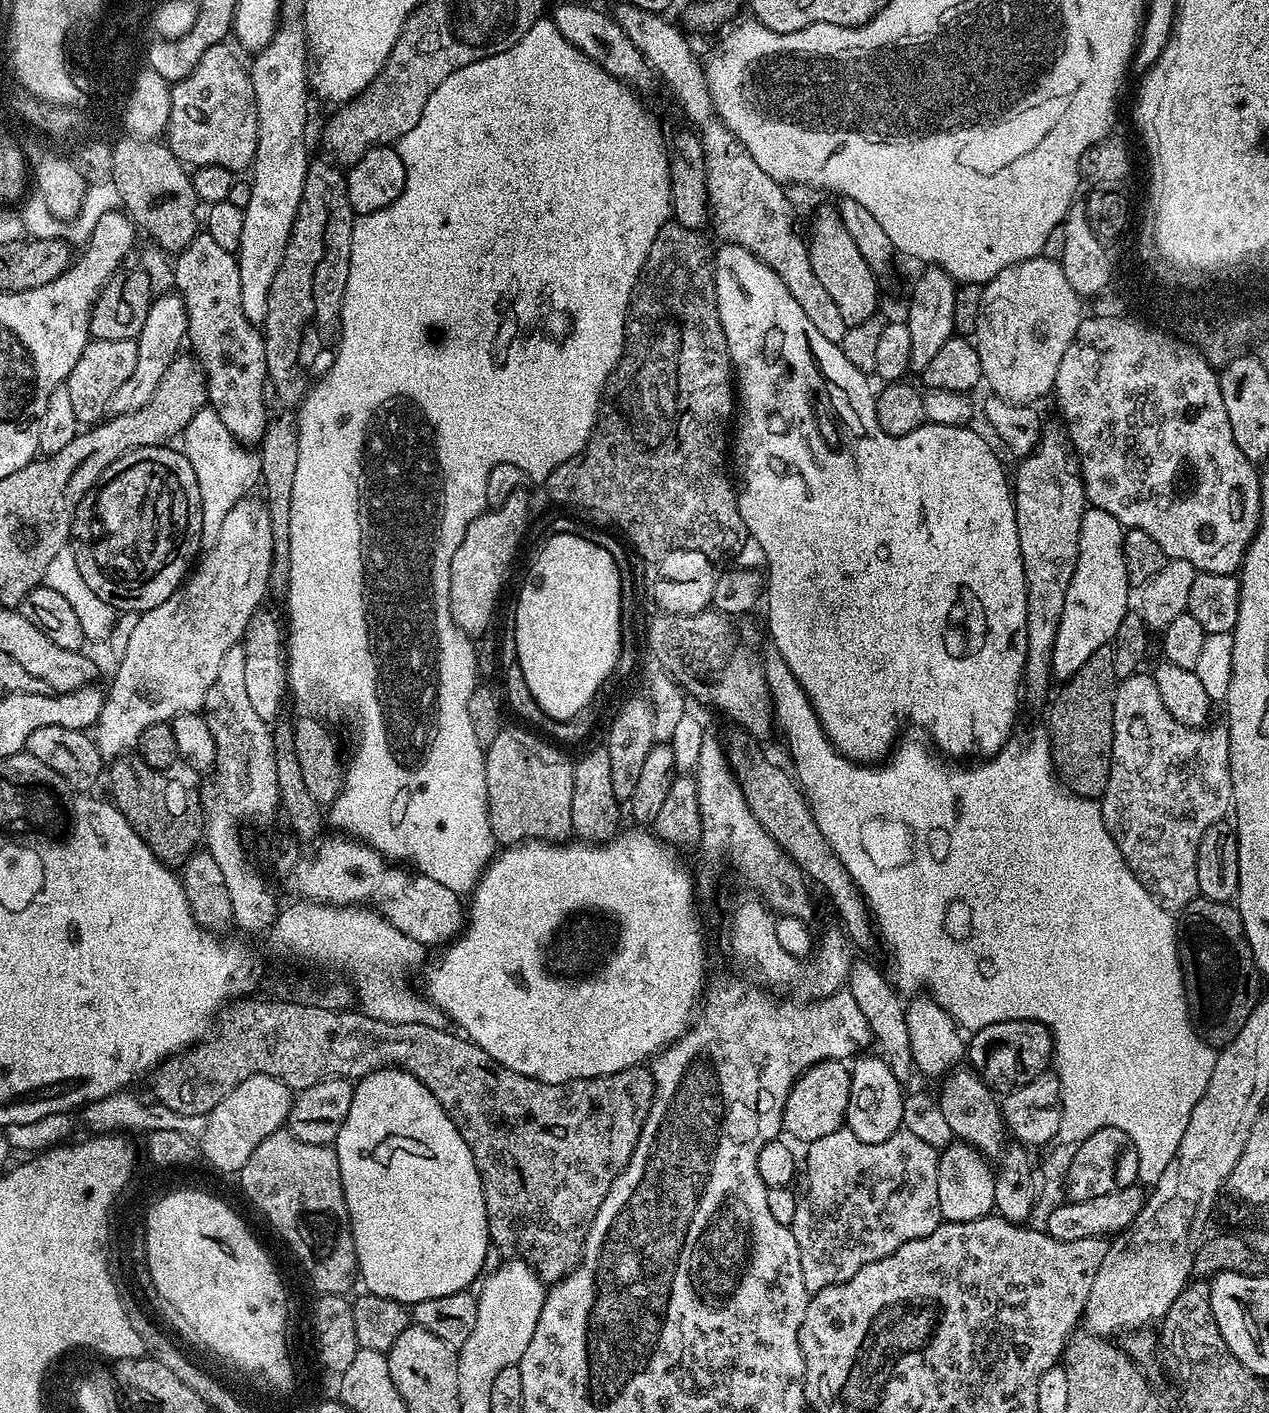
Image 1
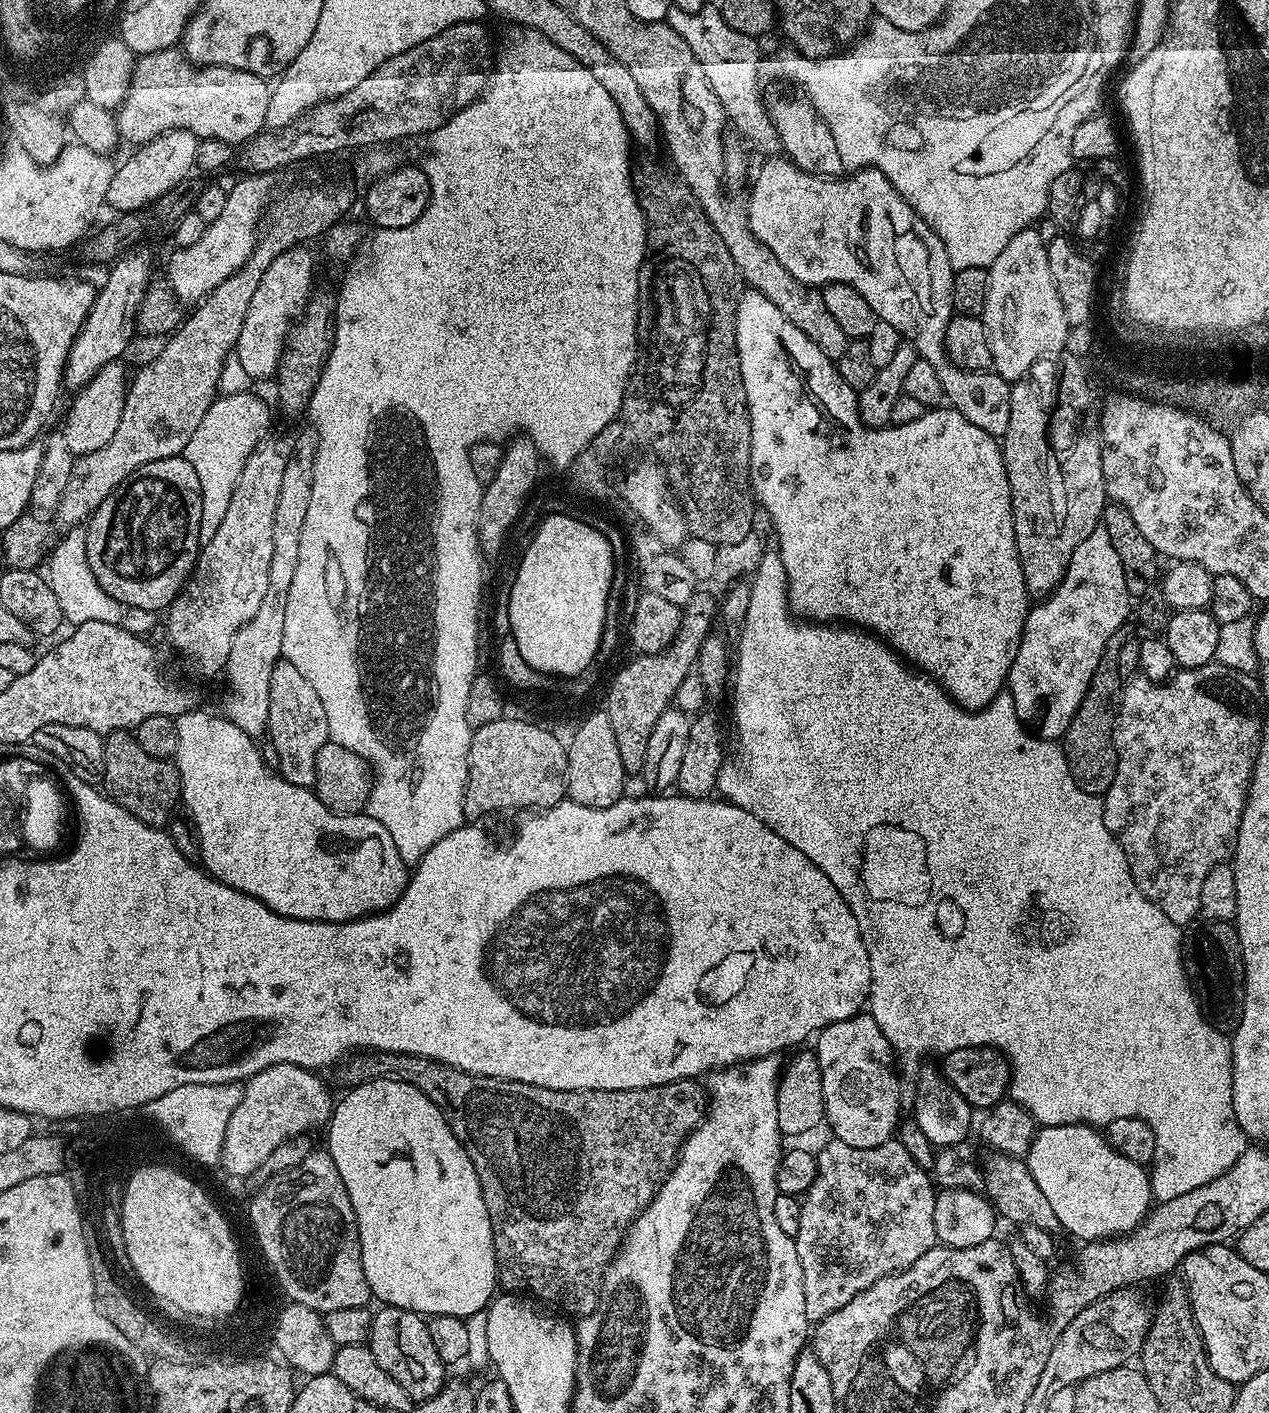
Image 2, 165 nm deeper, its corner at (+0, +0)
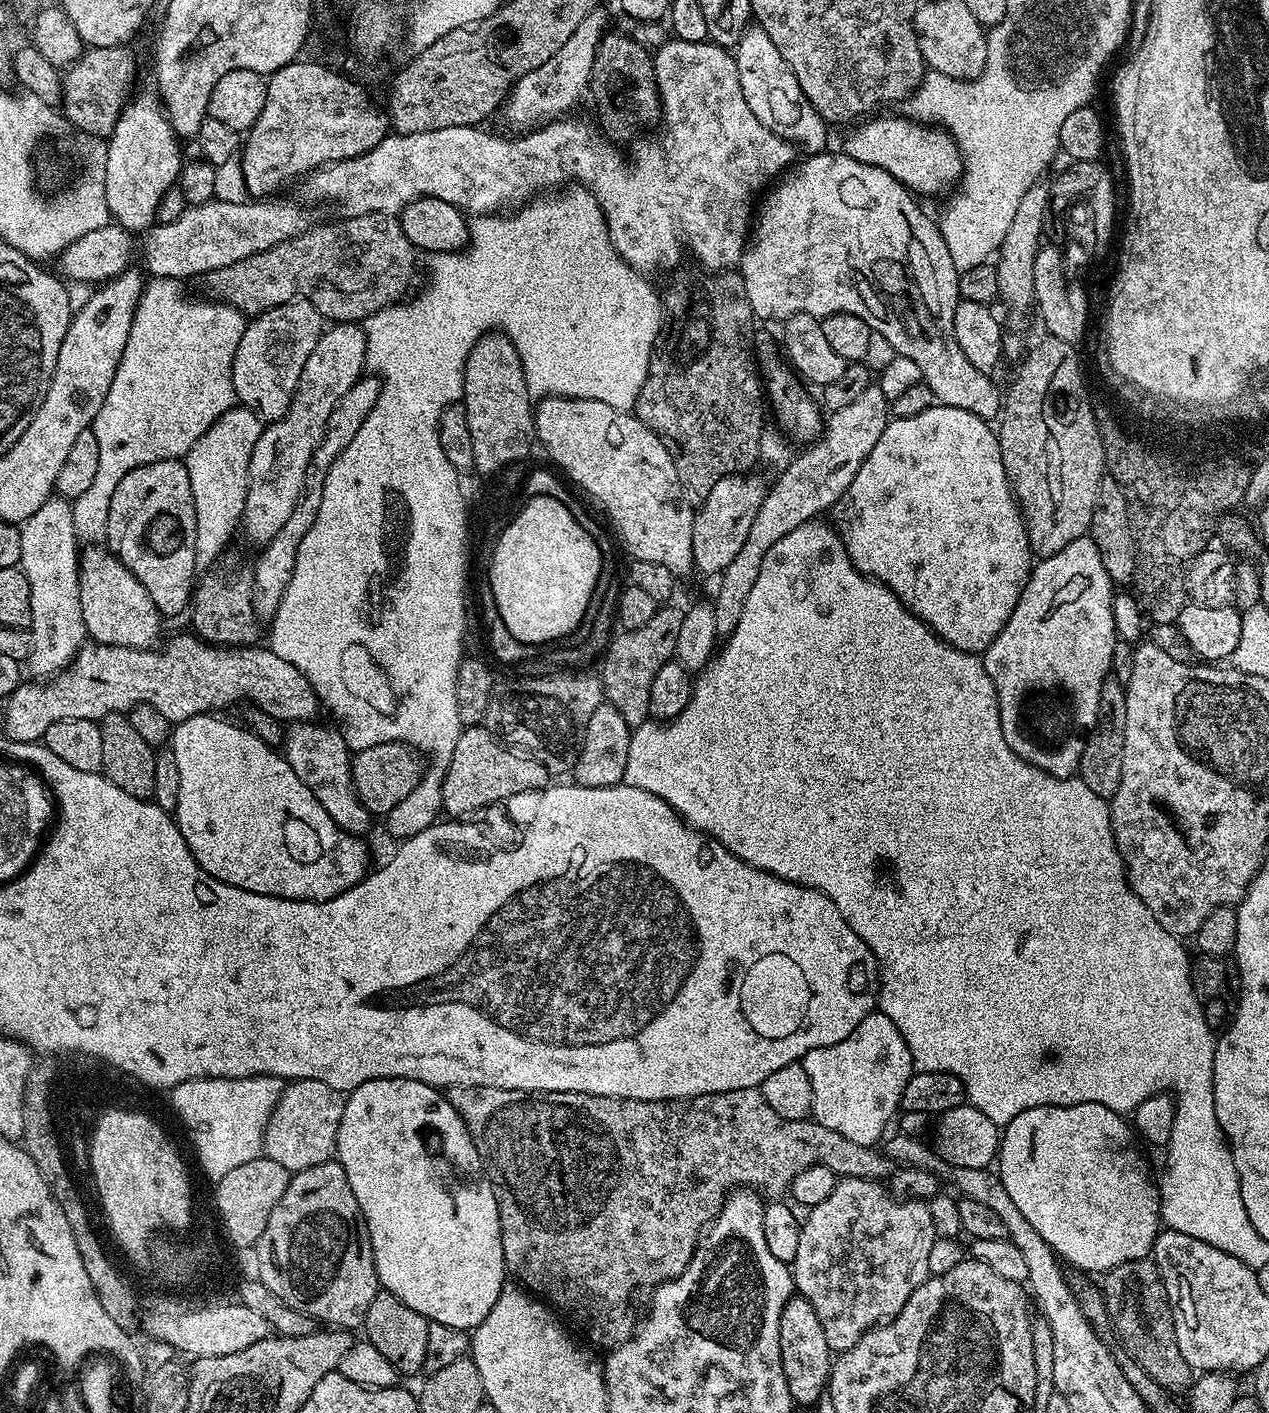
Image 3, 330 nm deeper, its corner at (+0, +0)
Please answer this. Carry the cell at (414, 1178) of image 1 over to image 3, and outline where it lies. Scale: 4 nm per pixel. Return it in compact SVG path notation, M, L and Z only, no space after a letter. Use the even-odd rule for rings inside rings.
M382 1078L367 1080L362 1086L347 1093L344 1102L342 1122L338 1126L338 1142L336 1143L335 1159L346 1170L346 1178L350 1182L350 1190L354 1190L354 1198L358 1198L358 1206L364 1215L368 1227L370 1246L374 1254L374 1266L380 1279L383 1291L394 1294L402 1302L410 1306L410 1310L418 1310L429 1322L442 1322L442 1326L454 1326L465 1330L474 1330L490 1314L490 1306L498 1302L498 1294L506 1287L506 1269L504 1257L498 1249L502 1246L500 1233L500 1211L496 1201L496 1191L488 1181L484 1172L484 1163L476 1153L474 1142L454 1106L441 1089L431 1088L421 1080L406 1078Z

